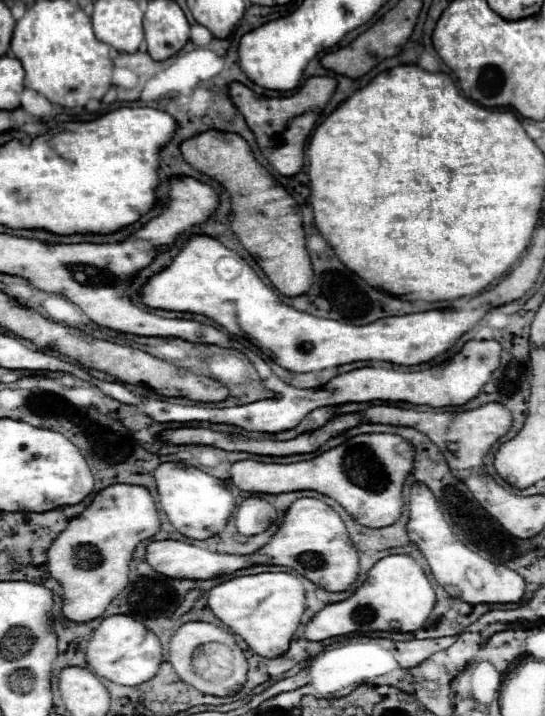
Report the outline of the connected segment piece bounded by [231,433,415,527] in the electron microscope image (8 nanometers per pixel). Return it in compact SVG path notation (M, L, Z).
M369 433L349 439L309 461L277 465L261 461L237 461L231 467L231 479L241 491L249 493L287 493L313 489L335 499L347 513L369 527L393 525L403 511L403 483L413 469L415 447L399 437L385 433Z

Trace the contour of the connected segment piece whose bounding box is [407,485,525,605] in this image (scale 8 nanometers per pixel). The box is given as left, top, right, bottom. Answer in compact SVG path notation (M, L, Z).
M413 485L411 501L409 501L409 523L407 523L409 539L421 549L425 555L435 581L441 587L455 587L455 591L447 591L451 597L459 597L471 605L477 603L517 603L525 595L525 579L505 565L495 565L457 539L443 519L443 513L429 493L427 485Z

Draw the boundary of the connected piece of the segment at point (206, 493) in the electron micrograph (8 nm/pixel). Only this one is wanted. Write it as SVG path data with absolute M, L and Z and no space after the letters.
M161 463L155 469L159 501L173 527L189 539L209 539L221 533L235 509L235 497L225 481L185 463Z

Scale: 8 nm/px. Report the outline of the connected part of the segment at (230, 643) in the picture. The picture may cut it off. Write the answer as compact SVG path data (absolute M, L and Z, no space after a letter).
M191 621L181 625L169 641L169 663L185 683L215 697L235 695L247 679L247 659L243 649L235 643L235 637L229 631L213 623Z

